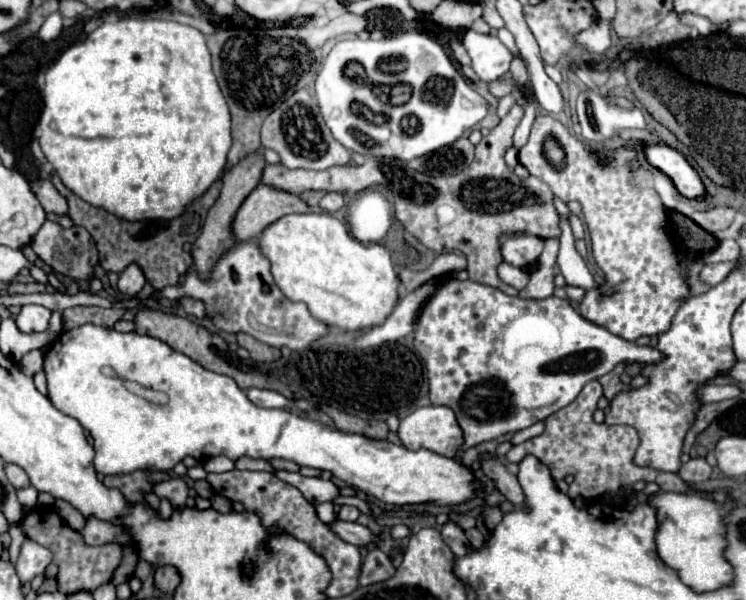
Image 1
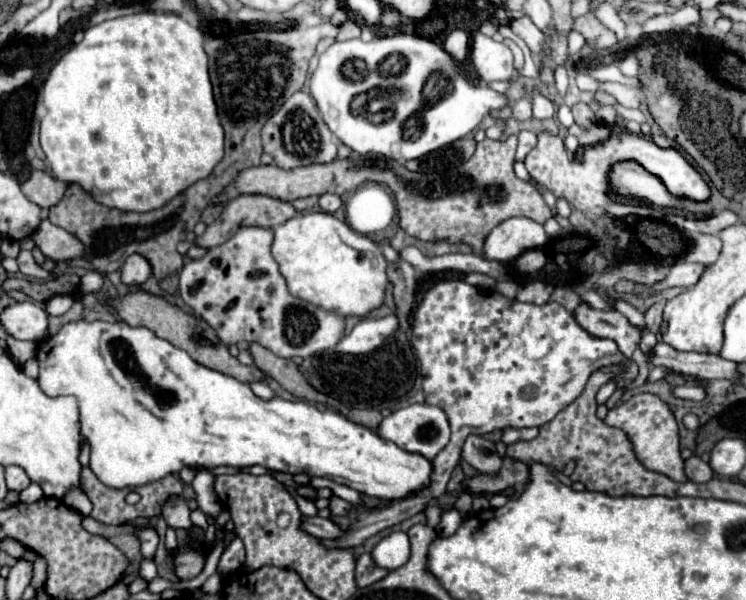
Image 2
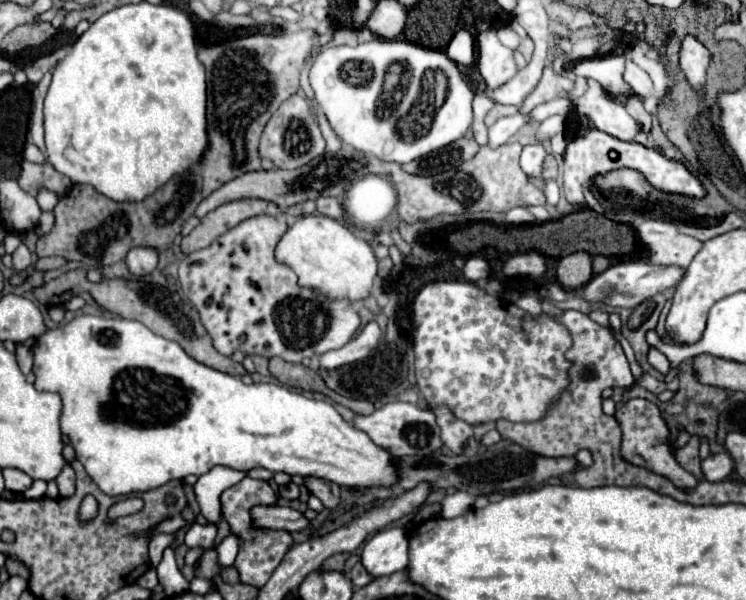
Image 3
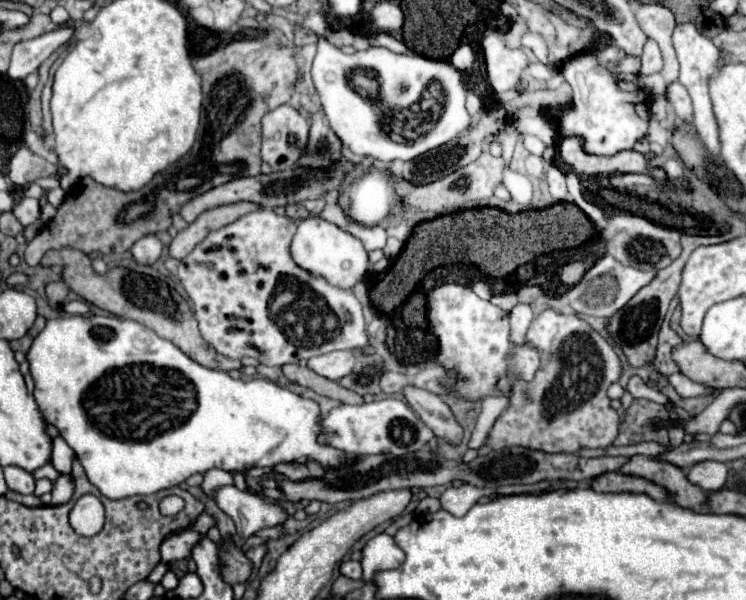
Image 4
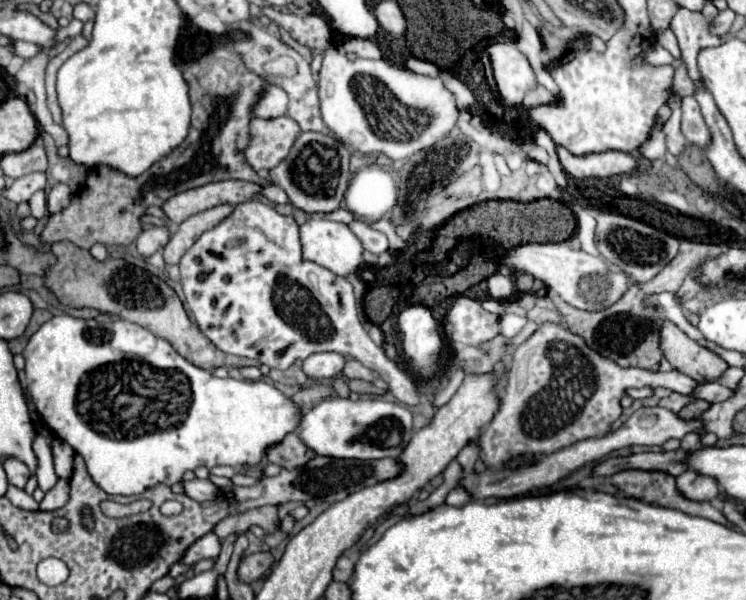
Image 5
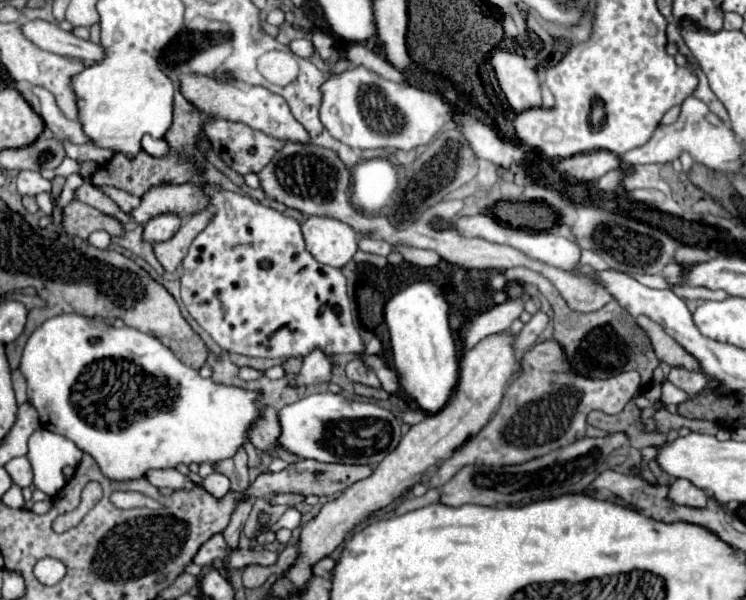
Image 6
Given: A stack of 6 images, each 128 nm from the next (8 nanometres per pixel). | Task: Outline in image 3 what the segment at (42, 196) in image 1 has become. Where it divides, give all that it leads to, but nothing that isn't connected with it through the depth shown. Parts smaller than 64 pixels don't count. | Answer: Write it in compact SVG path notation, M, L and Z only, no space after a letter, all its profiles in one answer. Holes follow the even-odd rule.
M22 162L18 184L32 196L36 196L36 192L40 188L48 188L48 190L56 192L58 196L64 196L72 188L72 182L64 174L56 172L50 162L44 162L44 164Z

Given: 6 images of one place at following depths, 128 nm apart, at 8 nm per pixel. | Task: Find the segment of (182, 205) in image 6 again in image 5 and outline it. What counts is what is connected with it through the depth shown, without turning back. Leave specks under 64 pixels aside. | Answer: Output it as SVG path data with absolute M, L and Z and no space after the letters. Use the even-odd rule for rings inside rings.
M222 180L222 182L212 182L200 188L192 188L180 194L174 194L162 204L162 210L170 224L182 224L186 218L210 210L220 204L240 204L250 200L254 194L258 194L260 188L252 182L244 180Z

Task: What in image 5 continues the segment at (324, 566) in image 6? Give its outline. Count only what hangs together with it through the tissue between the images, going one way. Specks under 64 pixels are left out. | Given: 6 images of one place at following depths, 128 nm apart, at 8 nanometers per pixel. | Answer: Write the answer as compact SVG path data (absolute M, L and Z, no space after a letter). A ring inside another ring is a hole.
M340 556L336 566L334 566L334 580L336 582L348 582L352 578L352 568L354 568L354 562L348 558L348 556Z

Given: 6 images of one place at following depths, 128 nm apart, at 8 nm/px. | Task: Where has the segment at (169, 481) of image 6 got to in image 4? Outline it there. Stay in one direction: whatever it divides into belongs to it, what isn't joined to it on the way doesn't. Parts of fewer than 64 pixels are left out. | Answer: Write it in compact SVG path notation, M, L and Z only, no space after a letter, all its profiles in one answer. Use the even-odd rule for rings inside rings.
M232 484L214 490L212 500L224 514L228 514L234 520L236 532L242 538L252 536L260 528L280 526L288 518L288 514L278 504L266 502L256 494L238 490Z

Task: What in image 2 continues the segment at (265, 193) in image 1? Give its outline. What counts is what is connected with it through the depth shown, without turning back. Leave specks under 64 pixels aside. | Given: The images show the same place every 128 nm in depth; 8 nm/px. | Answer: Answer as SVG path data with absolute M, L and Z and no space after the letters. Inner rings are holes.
M238 196L236 200L230 200L220 216L206 226L204 234L198 236L194 240L194 246L200 246L200 248L214 248L214 246L220 246L224 240L228 240L228 236L232 236L240 226L262 226L262 228L276 228L280 224L284 224L286 220L294 218L298 212L294 210L292 204L288 202L282 202L282 200L272 200L270 196Z

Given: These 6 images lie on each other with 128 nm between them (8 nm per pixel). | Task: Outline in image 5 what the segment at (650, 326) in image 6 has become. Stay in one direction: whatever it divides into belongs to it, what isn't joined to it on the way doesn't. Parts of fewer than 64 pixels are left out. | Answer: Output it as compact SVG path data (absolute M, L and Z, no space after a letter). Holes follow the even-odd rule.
M670 320L662 322L660 328L660 350L674 370L694 378L696 382L706 382L722 374L728 364L710 352L708 348L690 340L678 326Z

